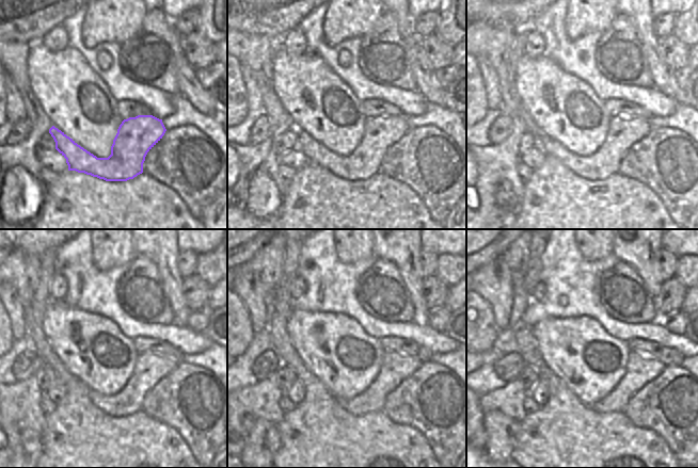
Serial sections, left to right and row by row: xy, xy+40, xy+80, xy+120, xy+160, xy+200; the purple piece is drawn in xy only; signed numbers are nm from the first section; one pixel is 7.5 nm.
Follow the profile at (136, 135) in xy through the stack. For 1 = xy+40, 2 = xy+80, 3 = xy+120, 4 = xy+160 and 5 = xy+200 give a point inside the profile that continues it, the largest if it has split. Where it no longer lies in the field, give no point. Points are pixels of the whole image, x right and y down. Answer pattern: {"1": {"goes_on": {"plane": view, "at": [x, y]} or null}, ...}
{"1": {"goes_on": {"plane": "xy+40", "at": [381, 132]}}, "2": {"goes_on": {"plane": "xy+80", "at": [623, 131]}}, "3": {"goes_on": {"plane": "xy+120", "at": [149, 368]}}, "4": {"goes_on": {"plane": "xy+160", "at": [395, 367]}}, "5": {"goes_on": {"plane": "xy+200", "at": [640, 369]}}}

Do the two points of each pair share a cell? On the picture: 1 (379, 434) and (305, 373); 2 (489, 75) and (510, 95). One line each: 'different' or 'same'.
1: same
2: different

